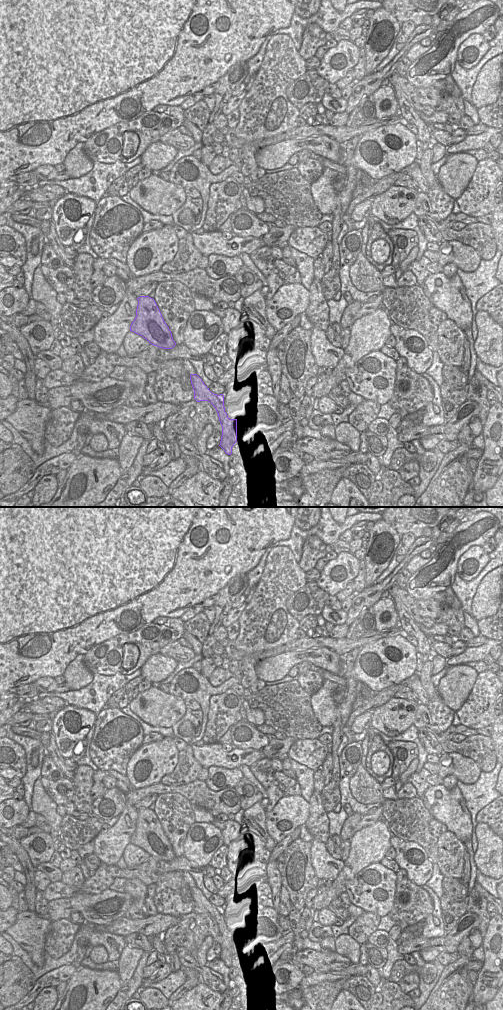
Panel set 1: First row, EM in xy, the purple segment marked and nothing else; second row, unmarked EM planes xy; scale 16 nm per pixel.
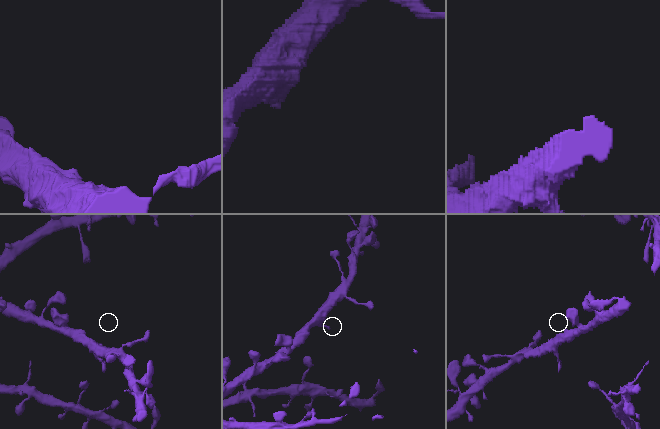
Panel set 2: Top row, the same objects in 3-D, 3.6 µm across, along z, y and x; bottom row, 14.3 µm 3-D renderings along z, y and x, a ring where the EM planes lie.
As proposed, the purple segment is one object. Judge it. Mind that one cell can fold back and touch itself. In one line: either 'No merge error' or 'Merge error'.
No merge error

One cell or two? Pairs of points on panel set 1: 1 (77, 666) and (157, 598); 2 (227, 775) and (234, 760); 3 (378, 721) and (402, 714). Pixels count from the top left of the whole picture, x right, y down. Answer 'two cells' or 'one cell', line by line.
1: two cells
2: two cells
3: one cell

